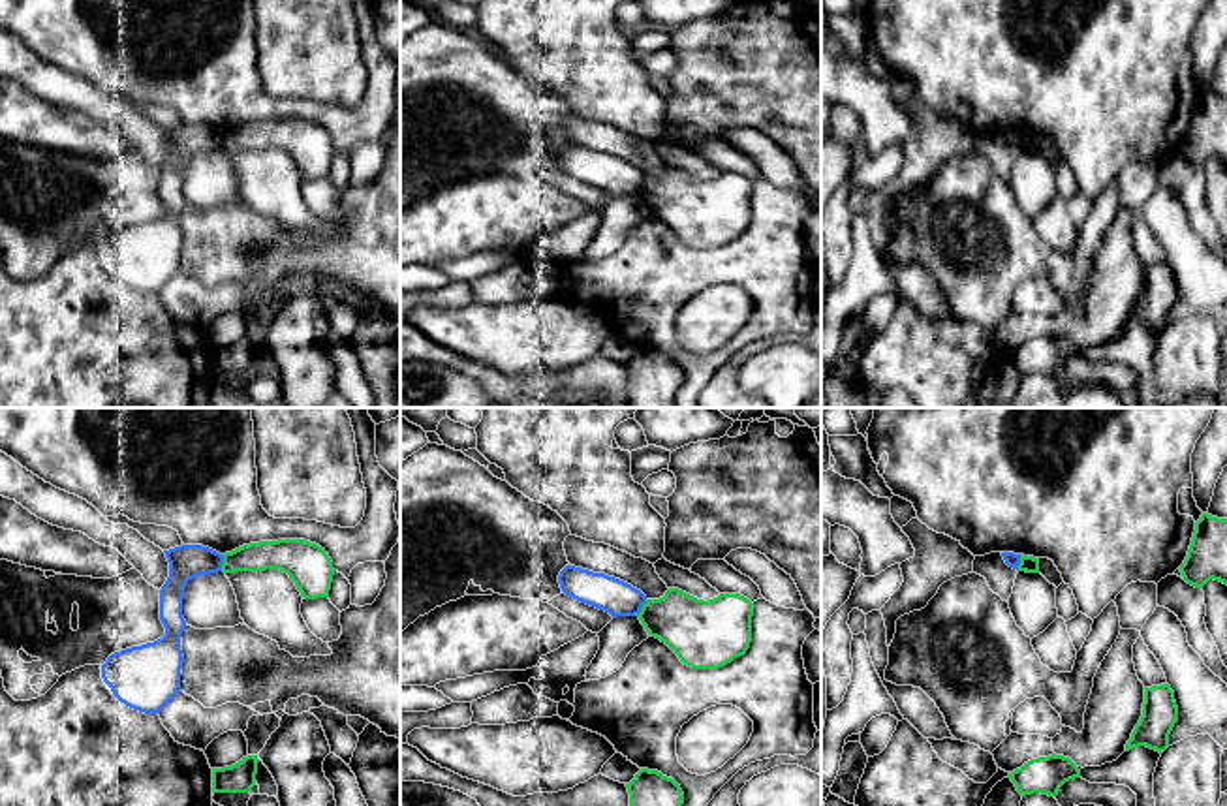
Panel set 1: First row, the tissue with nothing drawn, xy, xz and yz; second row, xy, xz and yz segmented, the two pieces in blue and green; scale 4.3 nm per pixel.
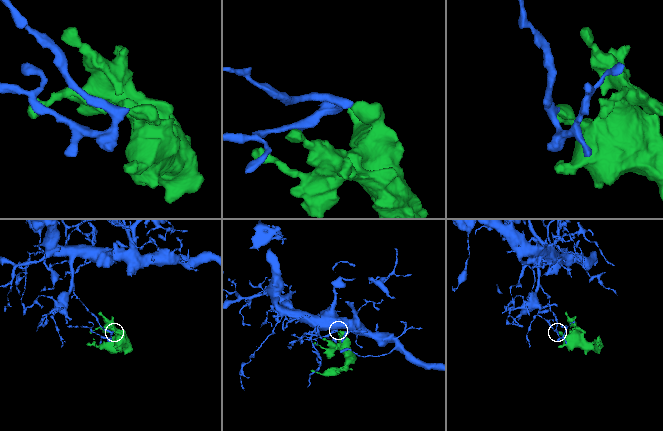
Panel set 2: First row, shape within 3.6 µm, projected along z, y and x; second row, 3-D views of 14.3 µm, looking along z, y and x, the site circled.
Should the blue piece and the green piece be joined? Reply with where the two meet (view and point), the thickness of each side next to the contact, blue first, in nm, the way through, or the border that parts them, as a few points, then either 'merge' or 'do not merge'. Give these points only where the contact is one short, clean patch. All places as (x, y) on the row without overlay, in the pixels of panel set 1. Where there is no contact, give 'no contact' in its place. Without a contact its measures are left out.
xy (222, 141) | 150/130 nm | along xy (224, 134), (220, 149) | do not merge

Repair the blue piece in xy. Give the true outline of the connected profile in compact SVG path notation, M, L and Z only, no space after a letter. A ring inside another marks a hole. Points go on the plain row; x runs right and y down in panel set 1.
M180 124L163 132L169 141L169 156L160 169L160 199L165 214L154 222L115 231L101 244L101 257L113 274L126 286L145 293L160 293L180 271L186 162L218 152L224 143L224 133L203 124Z

